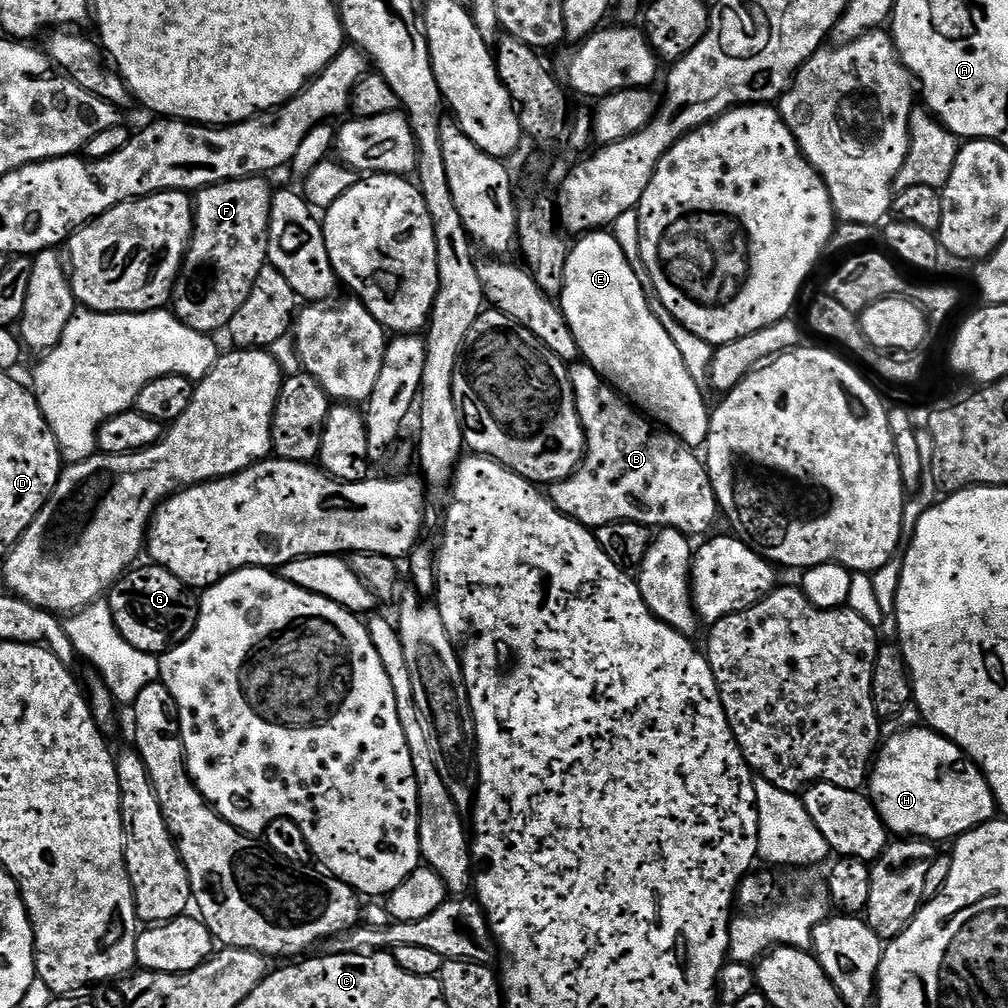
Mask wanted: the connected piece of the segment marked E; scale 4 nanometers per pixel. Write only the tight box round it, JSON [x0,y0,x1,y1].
[558,230,710,449]

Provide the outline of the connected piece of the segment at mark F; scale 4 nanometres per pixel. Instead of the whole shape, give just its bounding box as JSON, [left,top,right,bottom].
[170,176,274,334]

